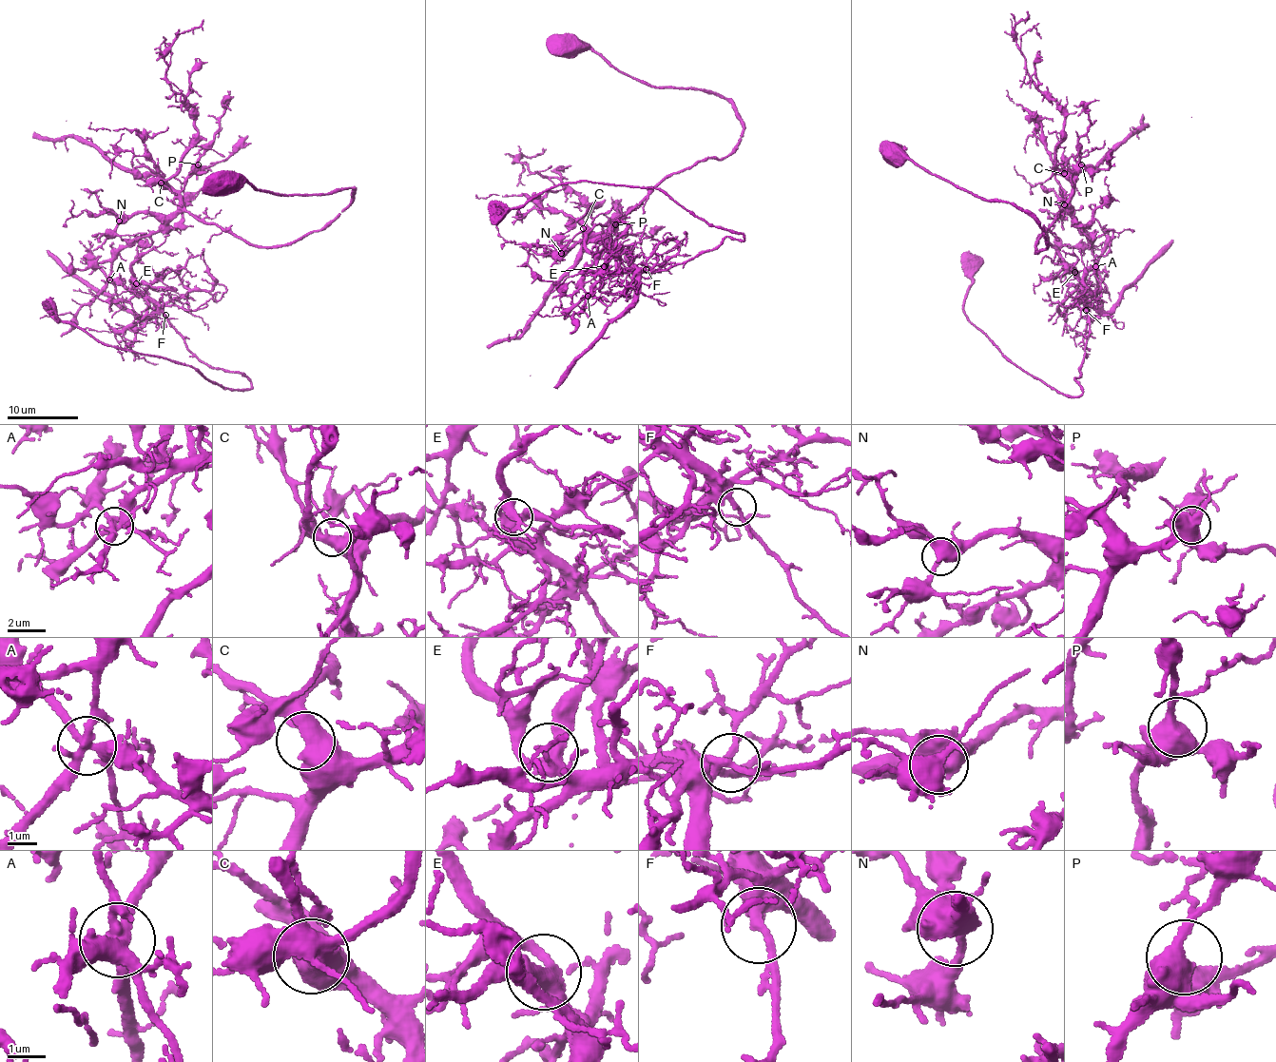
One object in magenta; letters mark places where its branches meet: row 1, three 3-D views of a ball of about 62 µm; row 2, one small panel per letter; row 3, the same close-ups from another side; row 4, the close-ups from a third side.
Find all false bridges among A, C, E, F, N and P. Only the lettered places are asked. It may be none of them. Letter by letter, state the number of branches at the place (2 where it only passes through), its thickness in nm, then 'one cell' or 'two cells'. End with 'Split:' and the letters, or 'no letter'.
A: 6 | 360 nm | two cells
C: 3 | 480 nm | one cell
E: 3 | 360 nm | one cell
F: 2 | 240 nm | one cell
N: 2 | 340 nm | one cell
P: 2 | 550 nm | one cell
Split: A

